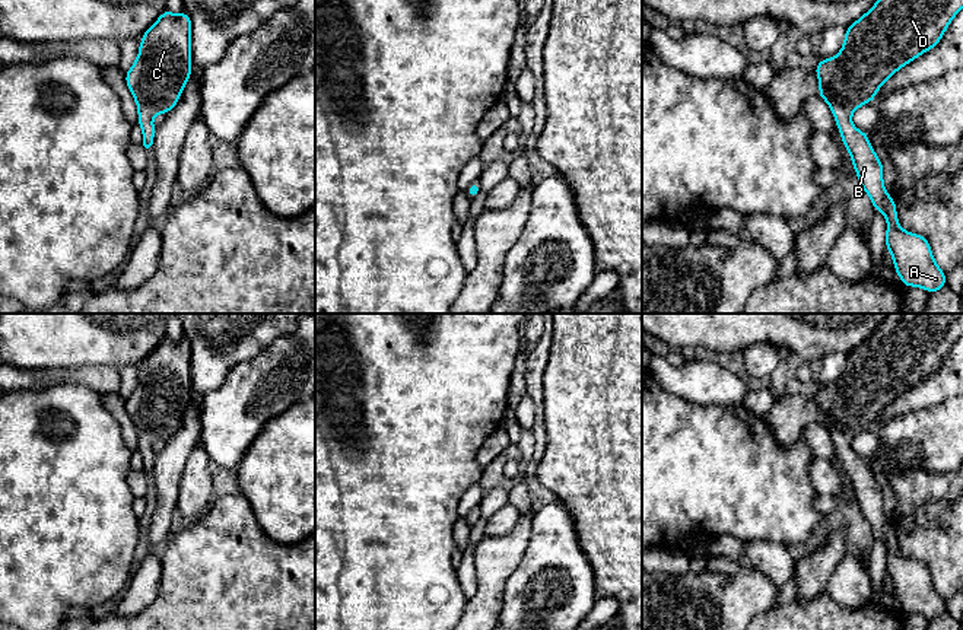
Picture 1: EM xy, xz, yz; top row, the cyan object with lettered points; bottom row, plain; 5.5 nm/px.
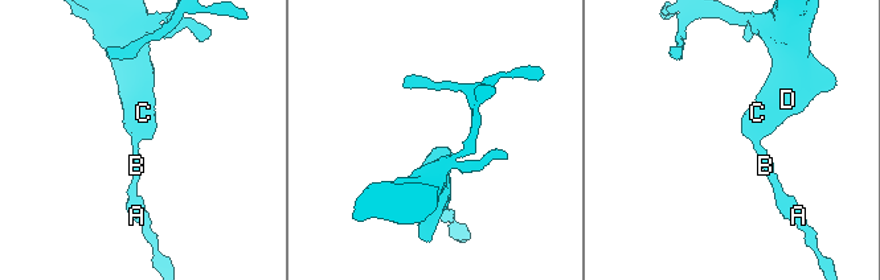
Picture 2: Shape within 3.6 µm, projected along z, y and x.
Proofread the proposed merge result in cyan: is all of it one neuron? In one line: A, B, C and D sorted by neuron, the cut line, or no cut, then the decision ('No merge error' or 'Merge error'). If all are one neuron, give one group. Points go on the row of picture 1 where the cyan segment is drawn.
Groups: A B C D. No split. No merge error

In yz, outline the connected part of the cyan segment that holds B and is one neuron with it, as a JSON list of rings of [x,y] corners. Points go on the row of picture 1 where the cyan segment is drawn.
[[[877,0],[864,16],[846,29],[840,52],[833,58],[820,60],[814,67],[820,80],[817,95],[830,105],[859,184],[871,198],[874,210],[886,216],[886,248],[893,257],[894,271],[902,279],[905,287],[918,286],[928,293],[934,293],[947,286],[945,271],[935,264],[925,236],[905,232],[899,226],[896,201],[886,192],[883,184],[883,163],[873,150],[868,134],[852,125],[851,115],[861,105],[874,101],[881,85],[899,69],[925,51],[932,50],[941,41],[951,19],[962,9],[963,0]]]

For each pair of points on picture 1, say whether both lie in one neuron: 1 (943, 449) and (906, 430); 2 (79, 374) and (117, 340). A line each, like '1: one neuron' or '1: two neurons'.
1: one neuron
2: two neurons

